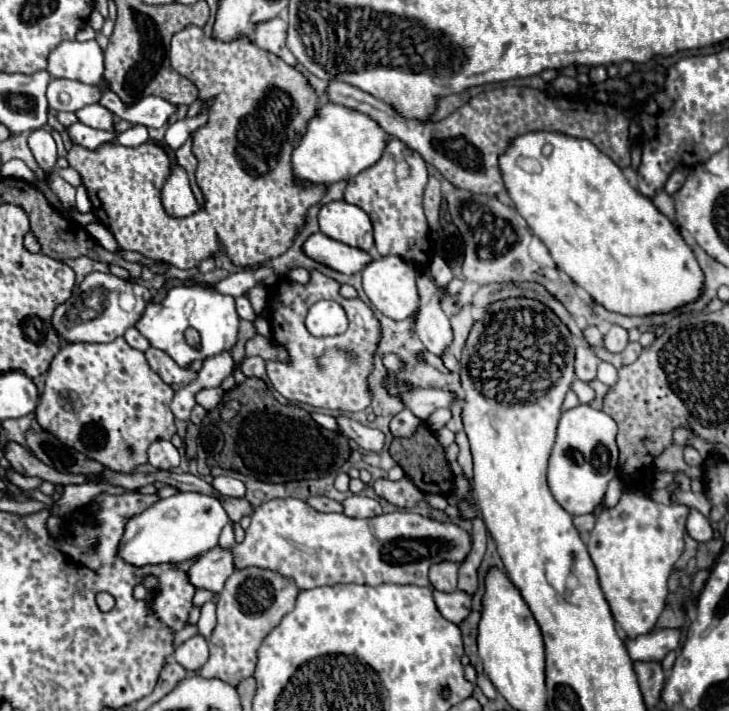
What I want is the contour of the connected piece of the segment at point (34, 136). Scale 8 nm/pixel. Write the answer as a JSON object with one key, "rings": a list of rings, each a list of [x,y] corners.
{"rings":[[[33,130],[29,136],[29,148],[39,164],[39,168],[49,176],[57,166],[57,146],[47,130]]]}

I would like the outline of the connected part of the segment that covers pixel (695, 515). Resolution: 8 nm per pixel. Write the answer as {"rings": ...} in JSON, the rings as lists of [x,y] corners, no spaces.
{"rings":[[[691,508],[691,516],[687,518],[687,532],[697,542],[707,542],[713,538],[711,522],[701,512],[697,512],[695,508]]]}

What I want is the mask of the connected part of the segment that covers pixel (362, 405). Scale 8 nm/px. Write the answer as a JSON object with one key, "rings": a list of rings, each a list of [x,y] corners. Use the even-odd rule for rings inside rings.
{"rings":[[[311,270],[311,278],[307,284],[293,282],[289,276],[283,276],[277,280],[275,286],[267,286],[259,282],[261,286],[269,288],[269,322],[271,322],[271,334],[273,340],[279,342],[287,354],[289,360],[267,360],[265,370],[273,384],[273,388],[285,396],[291,402],[303,402],[317,408],[329,408],[329,410],[343,410],[343,412],[359,412],[365,410],[371,404],[371,388],[369,388],[369,376],[373,372],[373,358],[377,352],[377,344],[381,340],[381,324],[375,318],[371,306],[367,306],[363,300],[345,300],[339,294],[341,284],[319,270]],[[319,300],[335,300],[343,306],[349,328],[341,336],[313,336],[305,328],[305,316],[307,310],[319,302]]]}

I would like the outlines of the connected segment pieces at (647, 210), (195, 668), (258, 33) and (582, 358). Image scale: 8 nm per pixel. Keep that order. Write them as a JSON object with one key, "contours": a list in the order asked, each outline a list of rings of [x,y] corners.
{"contours":[[[[529,132],[523,134],[519,138],[513,140],[511,148],[507,150],[507,154],[501,156],[499,160],[505,184],[507,184],[507,192],[515,202],[515,208],[519,210],[519,214],[527,220],[529,228],[533,230],[533,234],[537,238],[541,238],[541,242],[549,248],[555,264],[559,270],[563,270],[567,276],[573,278],[575,284],[579,284],[581,288],[585,288],[595,302],[599,302],[603,308],[607,308],[609,312],[617,312],[623,316],[653,316],[653,314],[667,314],[673,312],[677,308],[683,308],[685,304],[691,304],[695,300],[699,300],[703,296],[703,288],[705,288],[705,274],[693,254],[693,250],[687,246],[687,242],[683,240],[683,236],[679,234],[679,228],[675,226],[675,222],[671,218],[667,218],[665,214],[661,214],[657,210],[657,206],[651,202],[651,198],[639,194],[623,176],[623,172],[617,168],[617,164],[603,156],[589,140],[579,140],[579,138],[571,138],[571,136],[563,136],[563,134],[555,134],[555,132]]],[[[197,634],[193,638],[189,638],[187,642],[183,642],[181,646],[177,646],[175,650],[175,660],[185,668],[185,670],[191,670],[191,672],[199,672],[201,666],[207,662],[209,658],[209,650],[207,650],[207,640]]],[[[271,18],[271,20],[265,20],[265,22],[259,22],[255,26],[255,32],[253,32],[253,42],[267,50],[267,52],[273,52],[277,54],[281,60],[285,60],[287,64],[295,66],[297,60],[295,56],[289,52],[287,44],[285,44],[285,38],[287,38],[287,22],[281,20],[281,18]]],[[[579,344],[575,350],[575,374],[579,380],[583,382],[591,382],[597,378],[597,366],[599,366],[599,358],[597,354],[589,348]]]]}

